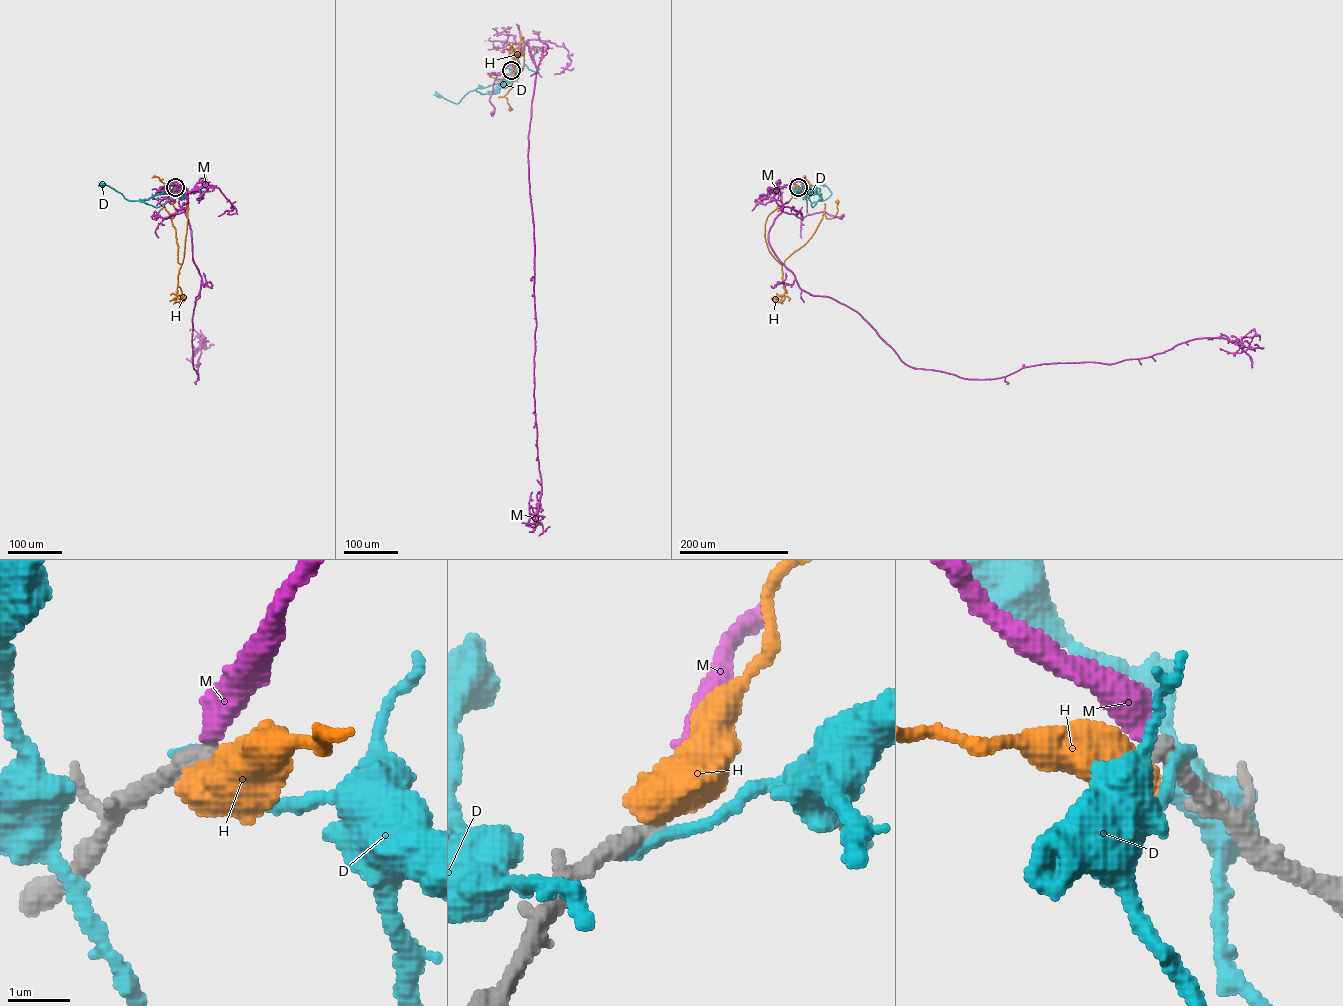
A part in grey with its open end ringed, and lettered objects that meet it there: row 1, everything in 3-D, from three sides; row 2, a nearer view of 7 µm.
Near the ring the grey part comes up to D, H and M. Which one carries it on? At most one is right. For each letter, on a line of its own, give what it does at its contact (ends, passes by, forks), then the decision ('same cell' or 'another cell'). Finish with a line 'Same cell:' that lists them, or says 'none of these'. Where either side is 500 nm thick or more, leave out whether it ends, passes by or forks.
D: it ends | another cell
H: another cell
M: it ends | same cell
Same cell: M

